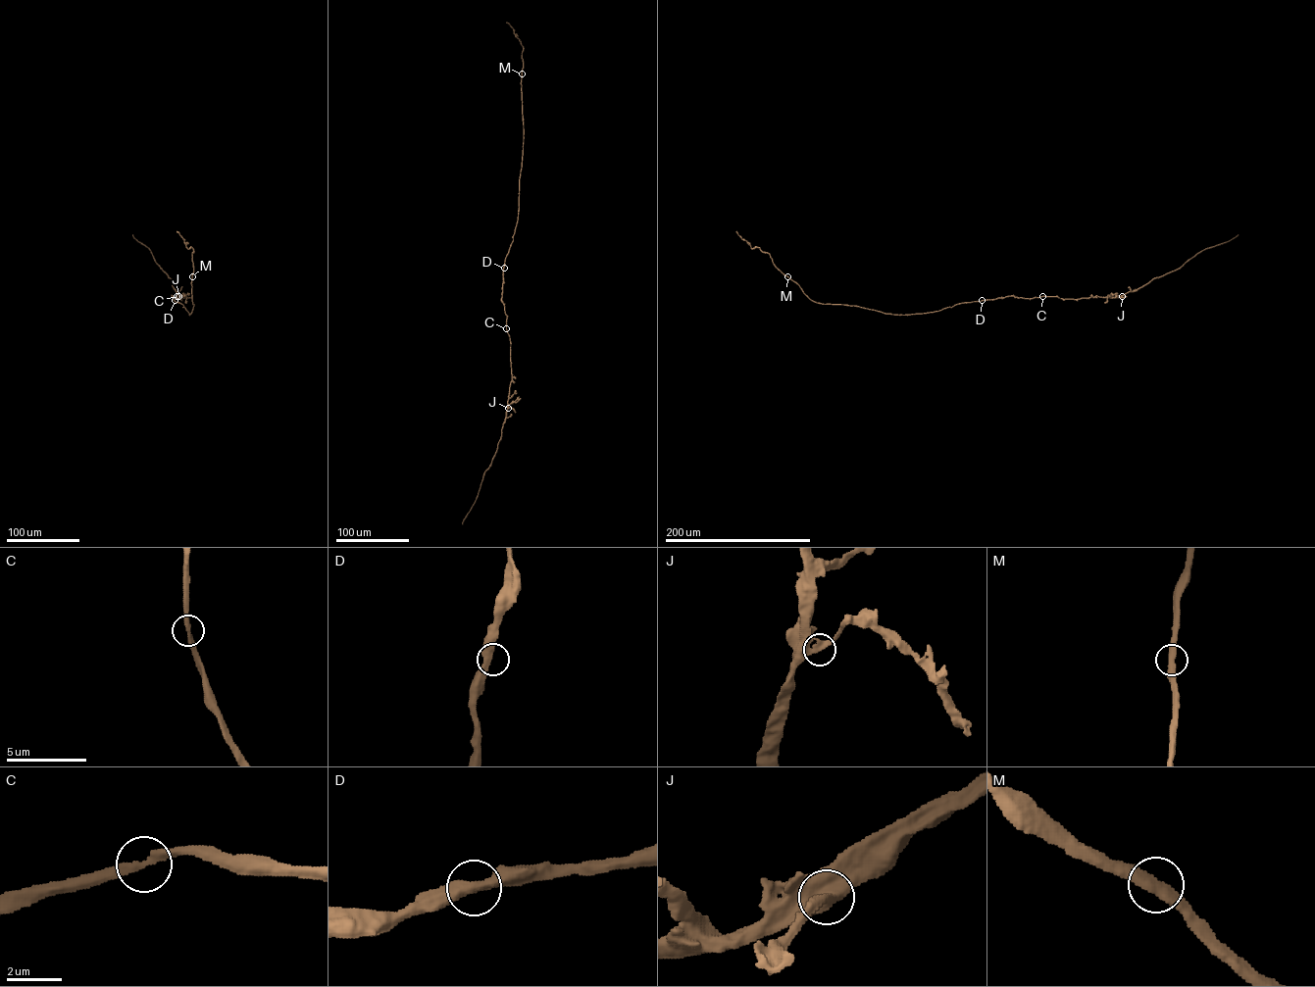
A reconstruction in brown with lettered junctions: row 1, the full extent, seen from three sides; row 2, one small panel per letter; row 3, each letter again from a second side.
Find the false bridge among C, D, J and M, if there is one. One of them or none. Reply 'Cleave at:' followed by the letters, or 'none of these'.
Cleave at: none of these

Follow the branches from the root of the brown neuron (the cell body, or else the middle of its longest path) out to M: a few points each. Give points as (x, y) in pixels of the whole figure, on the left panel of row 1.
M: (174, 300), (182, 304), (189, 315), (191, 312), (191, 276)

